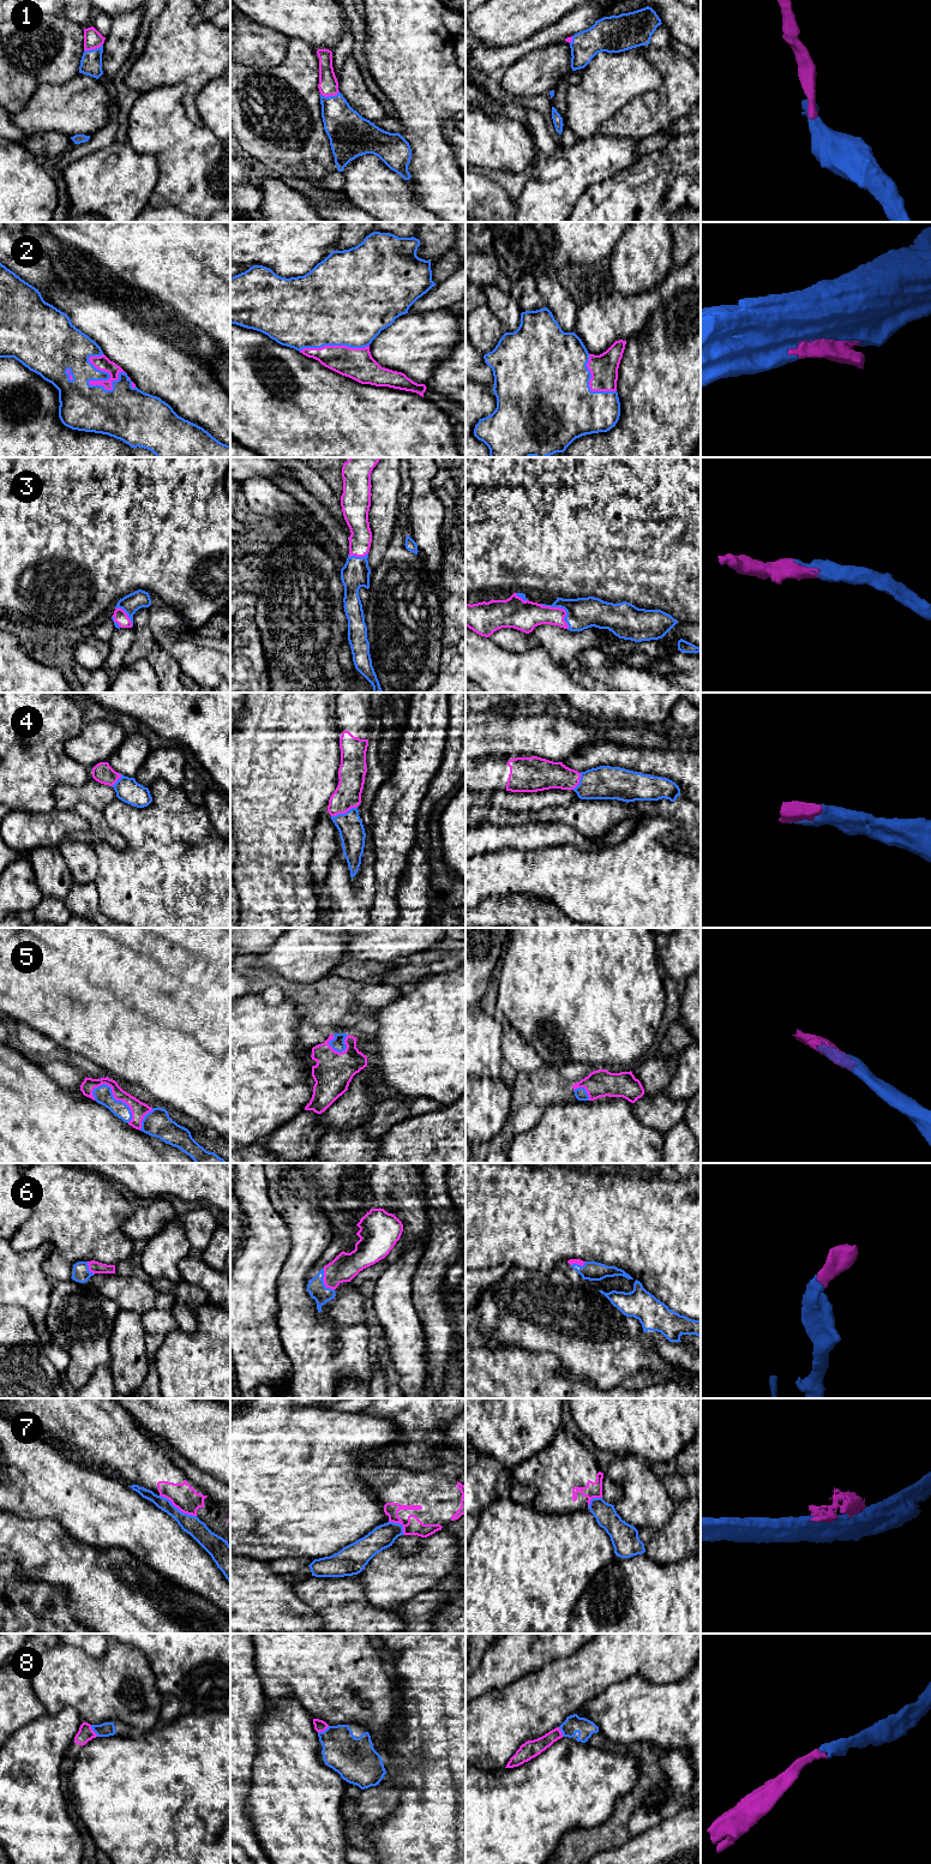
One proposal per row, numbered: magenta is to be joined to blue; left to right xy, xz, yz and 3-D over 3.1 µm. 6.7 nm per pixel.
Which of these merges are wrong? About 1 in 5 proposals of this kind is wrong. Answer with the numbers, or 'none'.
7

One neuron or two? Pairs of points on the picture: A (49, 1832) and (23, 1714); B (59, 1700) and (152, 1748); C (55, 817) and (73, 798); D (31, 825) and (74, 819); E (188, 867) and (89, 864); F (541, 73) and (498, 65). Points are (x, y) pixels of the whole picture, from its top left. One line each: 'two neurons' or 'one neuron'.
A: two neurons
B: two neurons
C: two neurons
D: one neuron
E: two neurons
F: two neurons

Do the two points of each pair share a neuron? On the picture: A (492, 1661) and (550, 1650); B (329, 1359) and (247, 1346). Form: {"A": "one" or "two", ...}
{"A": "one", "B": "two"}

